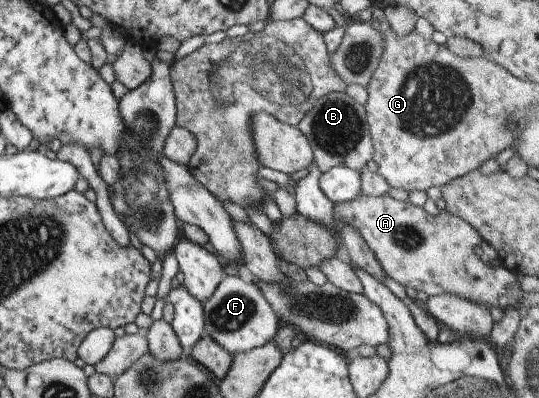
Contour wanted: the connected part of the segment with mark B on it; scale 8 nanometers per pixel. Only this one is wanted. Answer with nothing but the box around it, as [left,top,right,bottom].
[296,92,373,172]

